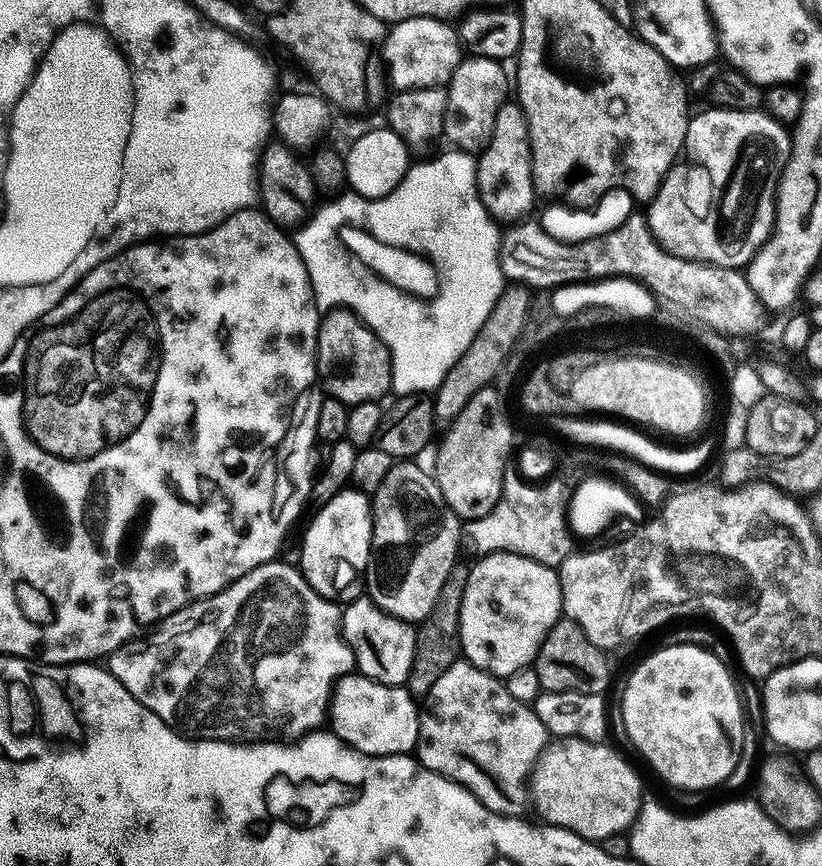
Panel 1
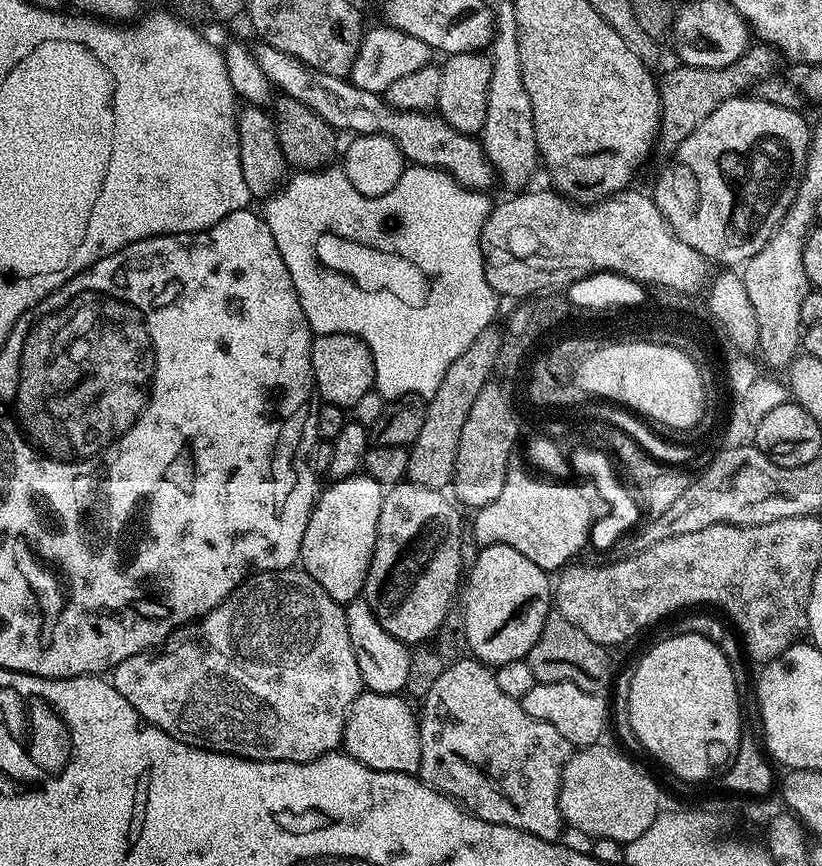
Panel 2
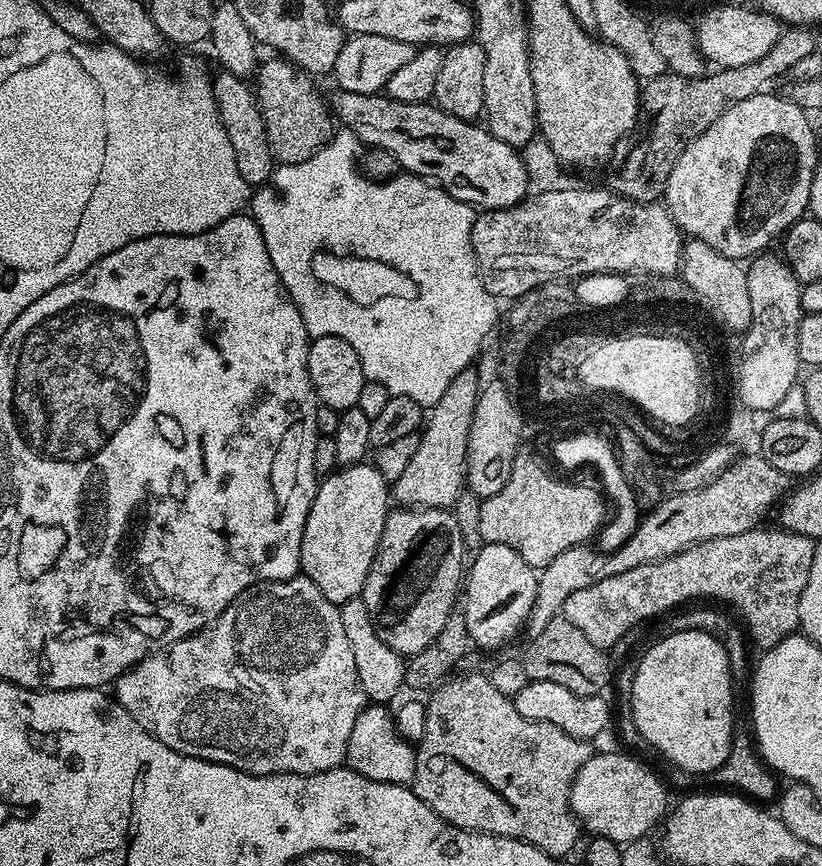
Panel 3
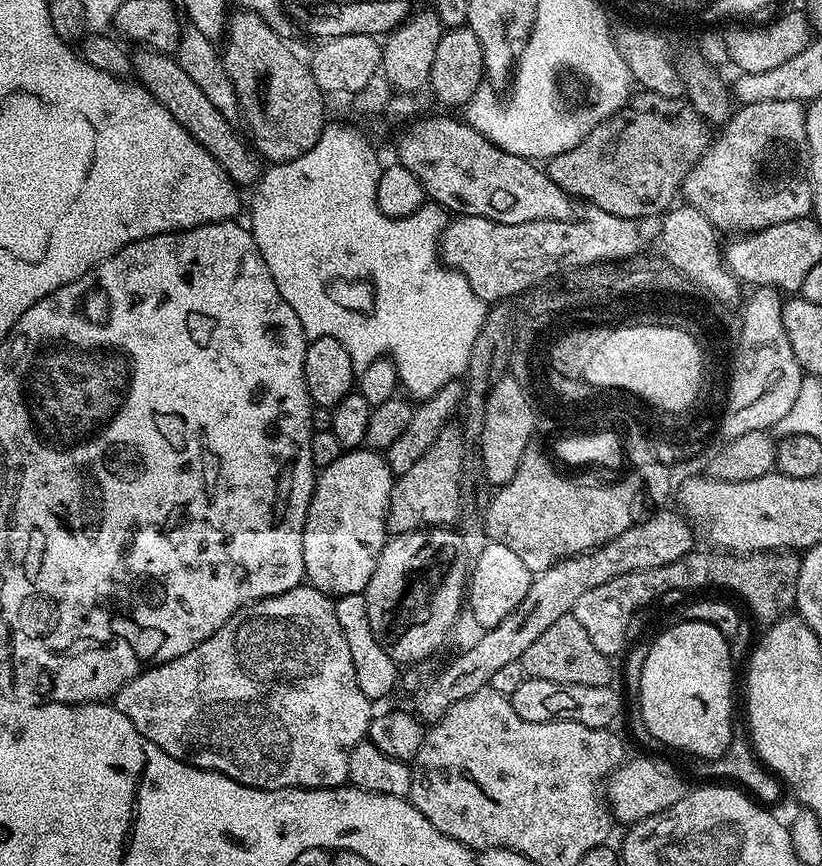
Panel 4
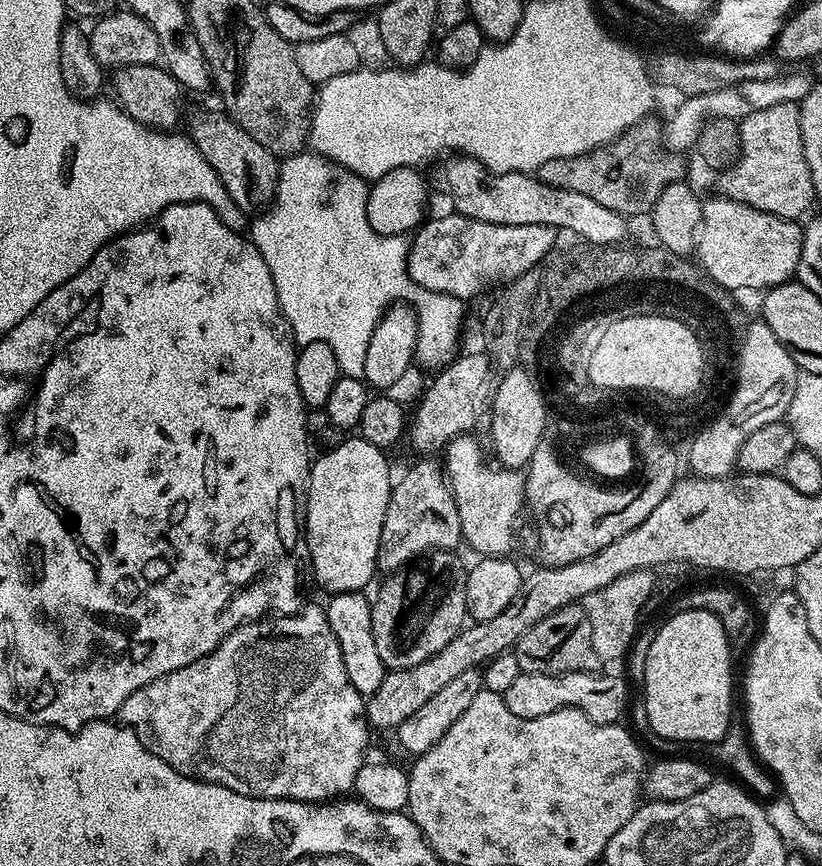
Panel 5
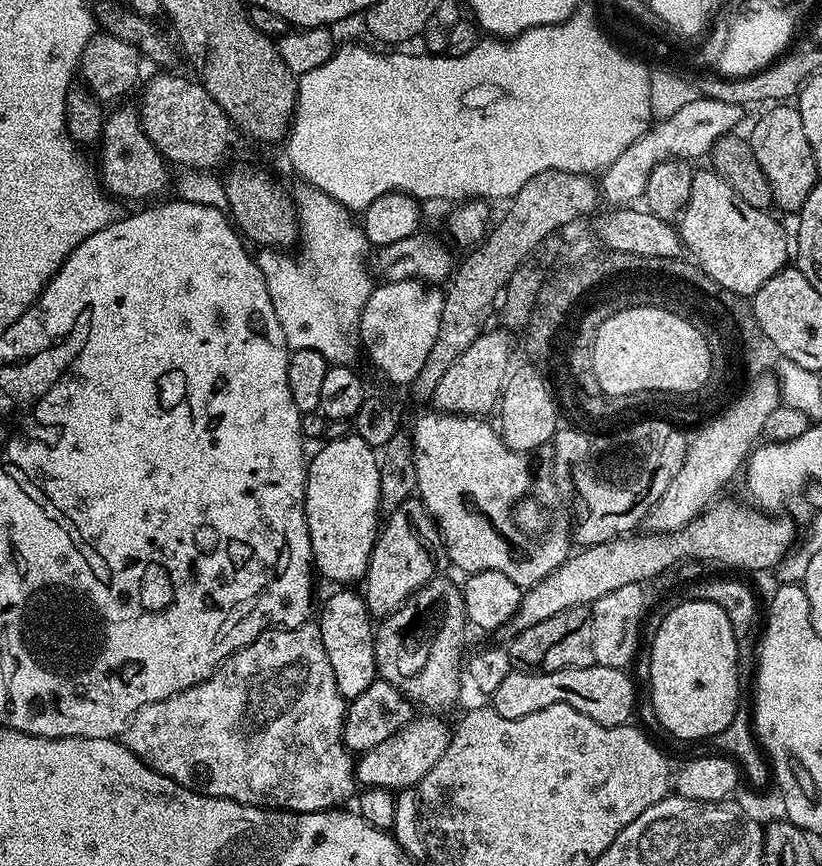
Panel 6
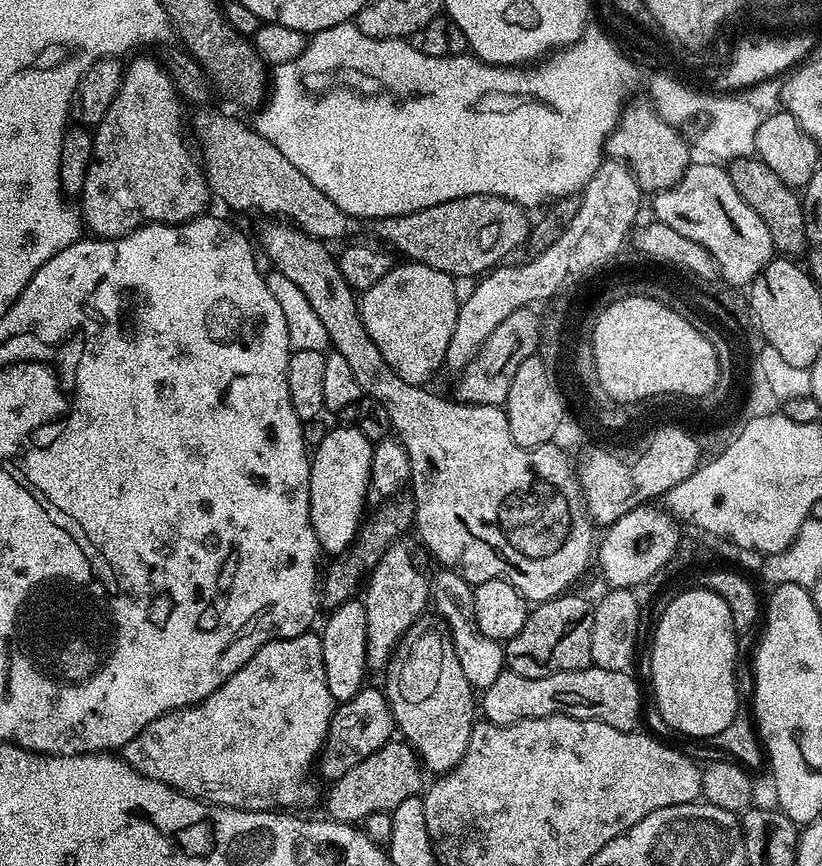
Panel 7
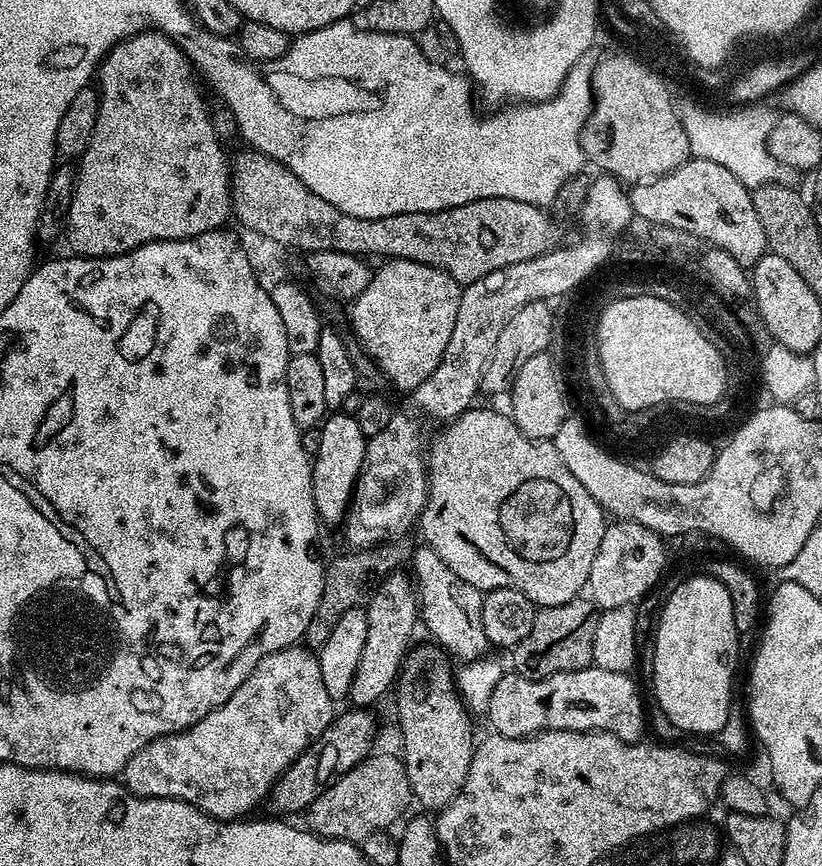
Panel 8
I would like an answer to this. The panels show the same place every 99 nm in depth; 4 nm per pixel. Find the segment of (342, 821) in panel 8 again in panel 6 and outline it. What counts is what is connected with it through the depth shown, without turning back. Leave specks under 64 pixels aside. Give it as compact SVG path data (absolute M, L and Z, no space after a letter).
M420 715L409 720L406 726L402 726L402 730L390 734L386 742L378 742L374 750L363 753L355 761L357 785L364 788L387 788L389 790L416 788L420 780L426 778L430 770L434 770L434 762L438 762L438 758L446 754L450 728L449 725L446 726L440 721L443 719L435 715Z

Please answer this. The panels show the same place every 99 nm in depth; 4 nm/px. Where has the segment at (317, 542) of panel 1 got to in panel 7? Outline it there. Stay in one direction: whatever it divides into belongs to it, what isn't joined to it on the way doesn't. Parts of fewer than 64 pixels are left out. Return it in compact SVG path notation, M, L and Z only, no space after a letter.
M332 426L311 453L312 469L308 475L310 522L325 553L345 552L356 541L365 515L364 499L370 496L373 447L373 441L366 439L354 426Z

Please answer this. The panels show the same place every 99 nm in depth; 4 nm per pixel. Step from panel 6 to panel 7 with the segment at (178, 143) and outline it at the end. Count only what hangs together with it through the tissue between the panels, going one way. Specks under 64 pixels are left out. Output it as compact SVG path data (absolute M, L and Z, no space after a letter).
M208 110L197 111L200 113L196 116L196 140L200 143L198 152L202 157L204 175L208 177L208 187L215 199L217 196L226 207L233 208L236 212L261 212L261 217L290 222L291 227L299 228L306 235L321 242L347 241L352 238L347 236L355 234L357 221L338 206L334 206L334 202L330 202L330 198L326 198L326 194L322 194L322 190L318 190L318 186L314 186L314 182L310 182L310 178L306 178L306 174L298 170L298 166L294 166L294 162L287 160L286 154L282 154L278 146L266 142L266 138L262 138L262 134L258 134L255 127L248 125L247 128L232 116L204 111Z

